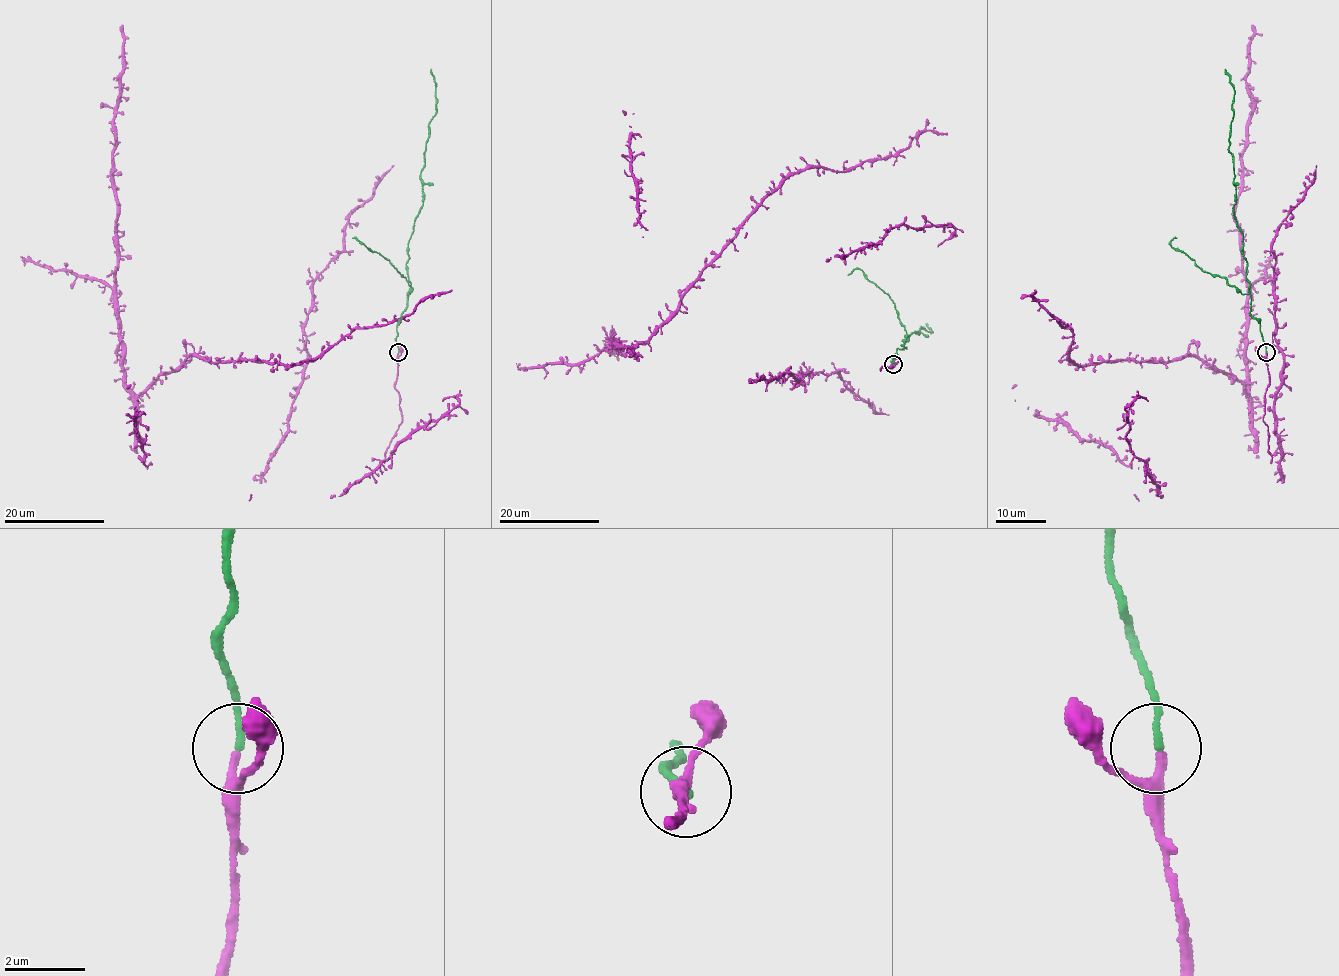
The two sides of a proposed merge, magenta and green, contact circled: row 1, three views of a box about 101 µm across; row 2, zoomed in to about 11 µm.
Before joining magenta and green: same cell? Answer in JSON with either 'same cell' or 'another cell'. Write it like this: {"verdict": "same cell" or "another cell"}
{"verdict": "same cell"}

